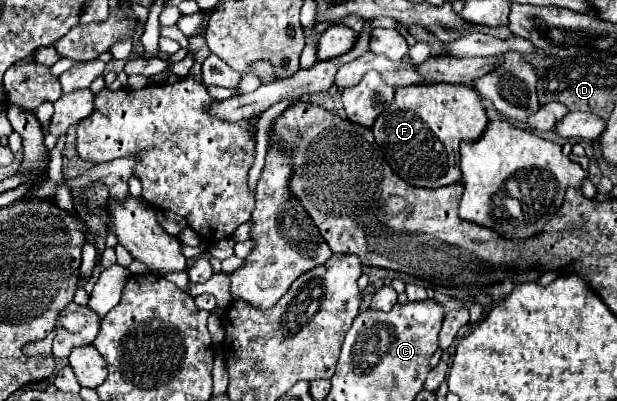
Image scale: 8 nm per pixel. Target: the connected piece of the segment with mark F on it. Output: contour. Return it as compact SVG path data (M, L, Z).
M471 85L397 87L393 103L373 123L373 135L391 169L415 187L445 187L461 179L459 143L473 141L487 127L487 113Z

